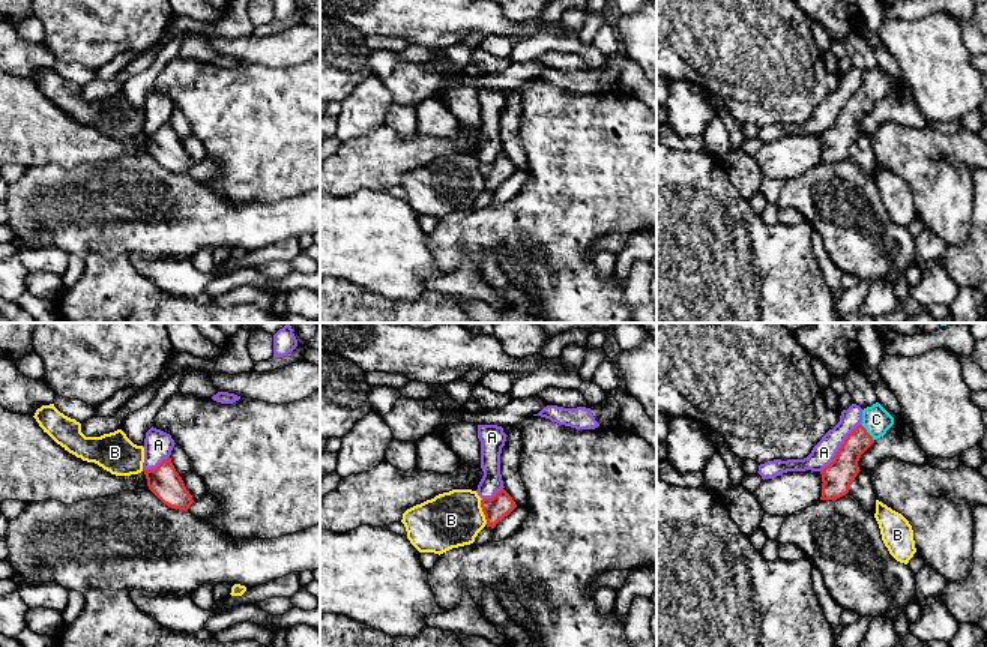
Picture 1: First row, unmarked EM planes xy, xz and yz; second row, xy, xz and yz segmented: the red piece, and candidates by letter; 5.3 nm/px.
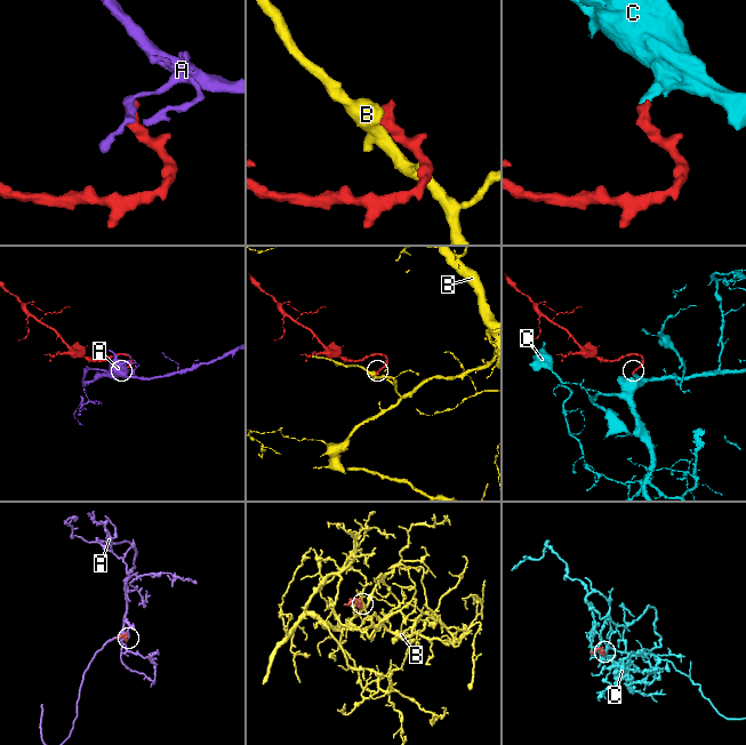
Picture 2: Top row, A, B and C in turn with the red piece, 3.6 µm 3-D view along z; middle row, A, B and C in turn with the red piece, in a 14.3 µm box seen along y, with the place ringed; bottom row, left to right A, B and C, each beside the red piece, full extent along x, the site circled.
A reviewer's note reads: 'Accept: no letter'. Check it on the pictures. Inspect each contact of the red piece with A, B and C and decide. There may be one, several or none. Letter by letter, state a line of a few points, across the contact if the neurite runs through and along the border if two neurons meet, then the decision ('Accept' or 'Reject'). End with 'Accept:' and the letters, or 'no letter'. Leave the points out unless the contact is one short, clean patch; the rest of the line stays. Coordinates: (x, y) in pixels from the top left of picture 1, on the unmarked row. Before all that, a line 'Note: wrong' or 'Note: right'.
Note: wrong
A: Line: yz (860, 87), (820, 135). Reject
B: Line: xz (481, 162), (485, 188). Reject
C: Line: yz (842, 135), (849, 116), (867, 96), (876, 83). Accept
Accept: C

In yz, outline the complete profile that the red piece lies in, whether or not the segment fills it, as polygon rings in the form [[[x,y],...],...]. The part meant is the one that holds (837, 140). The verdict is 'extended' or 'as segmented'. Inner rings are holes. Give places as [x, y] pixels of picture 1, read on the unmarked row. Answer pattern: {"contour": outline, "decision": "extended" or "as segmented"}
{"contour": [[[879,66],[862,74],[862,87],[847,99],[834,125],[820,135],[823,146],[820,164],[837,164],[849,156],[859,137],[861,119],[892,89],[894,81]]], "decision": "extended"}

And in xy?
{"contour": [[[170,120],[156,132],[143,135],[146,138],[149,153],[168,171],[188,174],[194,167],[192,159],[176,135]]], "decision": "as segmented"}

